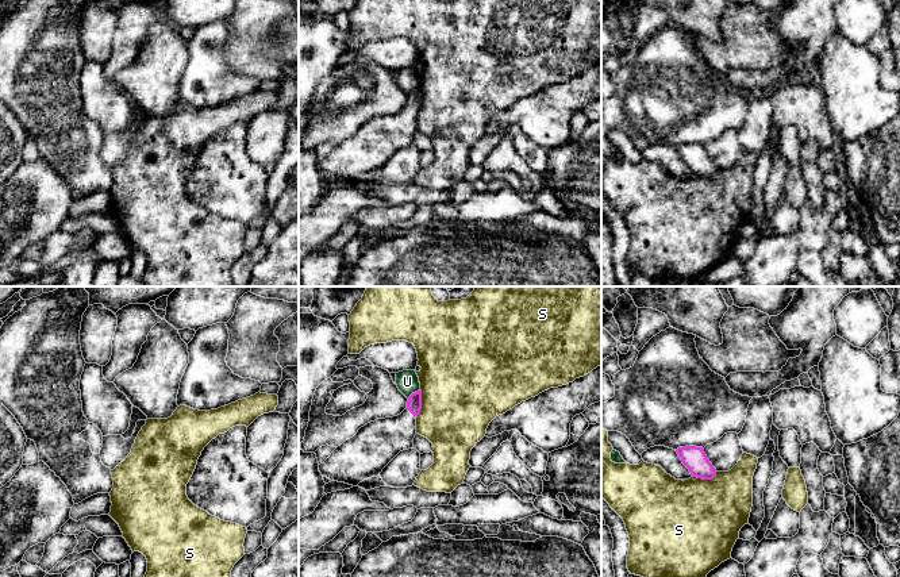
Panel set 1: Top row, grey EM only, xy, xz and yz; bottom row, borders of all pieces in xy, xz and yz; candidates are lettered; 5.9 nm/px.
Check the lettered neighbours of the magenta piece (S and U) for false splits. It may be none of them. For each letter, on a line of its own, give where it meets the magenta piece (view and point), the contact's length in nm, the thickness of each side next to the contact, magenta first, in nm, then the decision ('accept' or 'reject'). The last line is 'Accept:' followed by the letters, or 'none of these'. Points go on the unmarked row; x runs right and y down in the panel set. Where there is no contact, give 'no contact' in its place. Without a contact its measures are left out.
S: xz (420, 102) | 180 nm | 90/480 nm | reject
U: xz (412, 91) | 100 nm | 90/140 nm | reject
Accept: none of these

